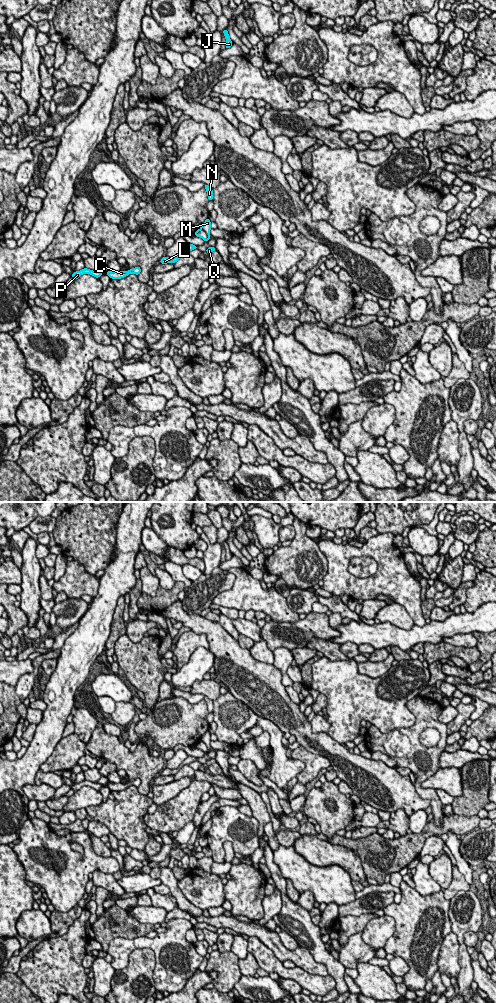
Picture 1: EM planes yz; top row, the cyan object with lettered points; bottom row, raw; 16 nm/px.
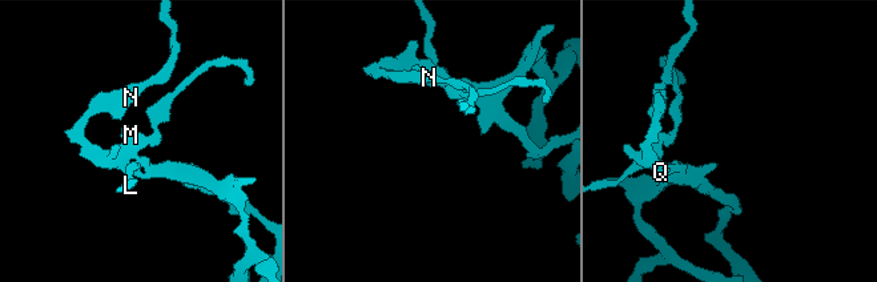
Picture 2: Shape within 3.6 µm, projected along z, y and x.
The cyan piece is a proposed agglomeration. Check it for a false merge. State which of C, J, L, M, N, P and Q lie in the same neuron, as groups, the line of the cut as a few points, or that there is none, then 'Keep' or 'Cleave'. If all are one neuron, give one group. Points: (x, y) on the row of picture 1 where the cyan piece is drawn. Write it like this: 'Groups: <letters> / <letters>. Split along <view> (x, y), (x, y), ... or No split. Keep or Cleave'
Groups: C L M P / J N Q. Split along yz (200, 228), (205, 232), (208, 240). Cleave

